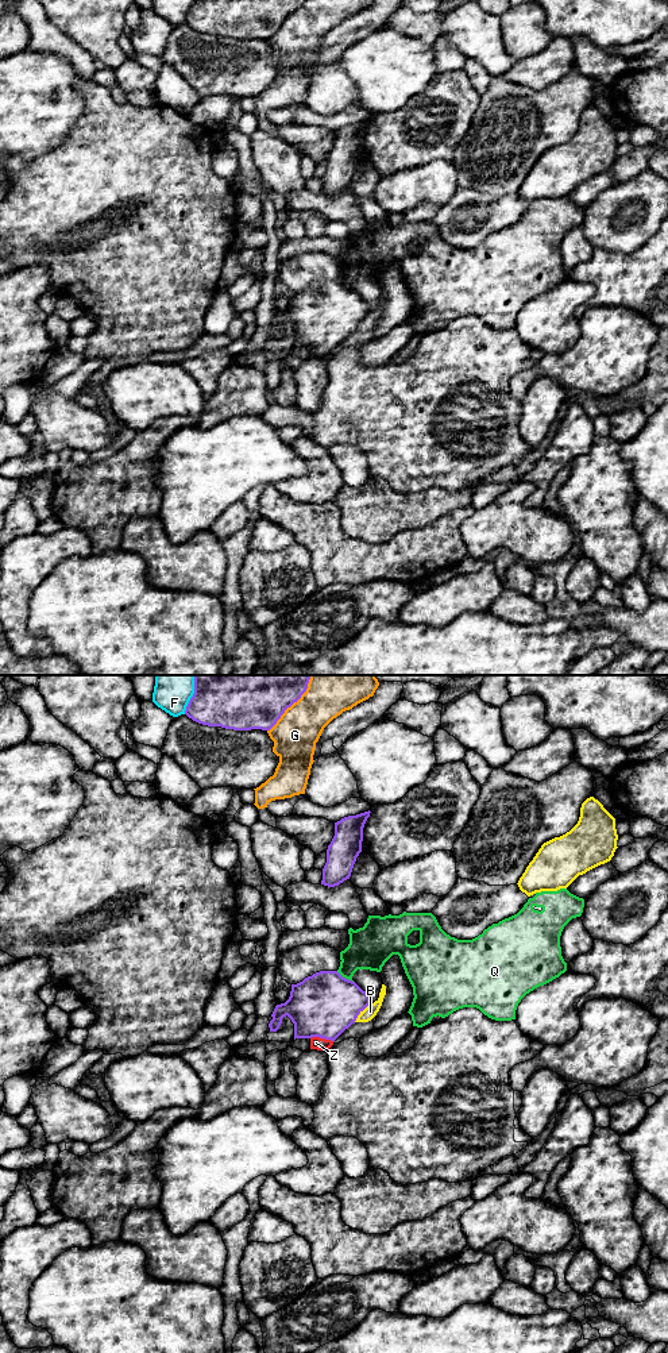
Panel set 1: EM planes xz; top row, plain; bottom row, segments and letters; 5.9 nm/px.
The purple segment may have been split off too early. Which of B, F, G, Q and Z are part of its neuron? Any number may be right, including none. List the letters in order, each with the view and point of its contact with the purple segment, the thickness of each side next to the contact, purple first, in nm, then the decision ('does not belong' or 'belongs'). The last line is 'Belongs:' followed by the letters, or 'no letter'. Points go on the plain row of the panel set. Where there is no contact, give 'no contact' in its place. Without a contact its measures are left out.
B: contact xz (359, 322); calibres 380 and 80 nm; does not belong
F: contact xz (189, 11); calibres 220 and 140 nm; does not belong
G: contact xz (285, 18); calibres 240 and 260 nm; does not belong
Q: contact xz (344, 286); calibres 380 and 260 nm; does not belong
Z: contact xz (321, 346); calibres 380 and 80 nm; belongs
Belongs: Z

